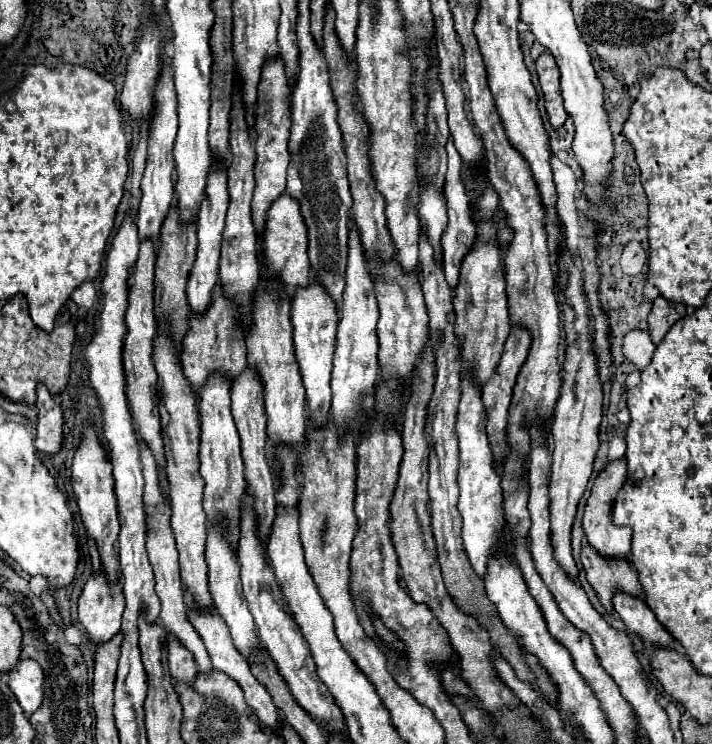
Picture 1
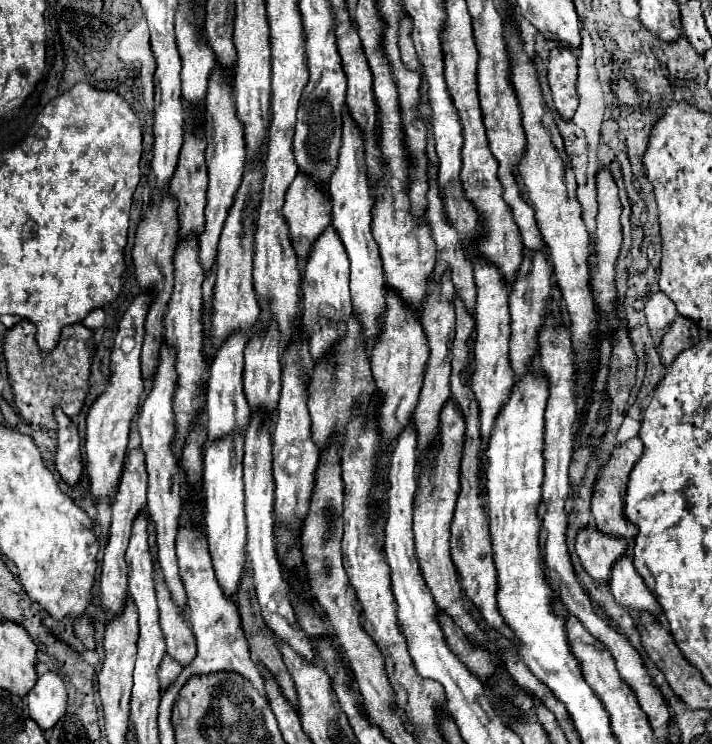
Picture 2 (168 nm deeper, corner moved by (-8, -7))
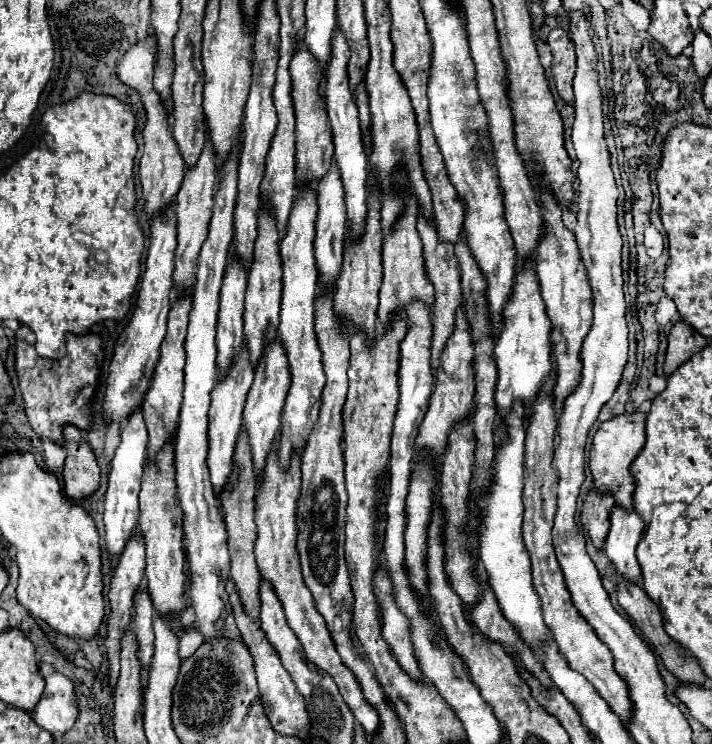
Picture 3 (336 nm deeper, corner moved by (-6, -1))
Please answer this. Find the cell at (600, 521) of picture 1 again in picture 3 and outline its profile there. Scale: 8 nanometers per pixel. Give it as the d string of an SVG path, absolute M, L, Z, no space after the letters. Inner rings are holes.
M634 412L634 414L622 414L608 422L604 422L592 442L590 450L590 472L594 478L594 486L600 494L612 494L616 504L628 512L632 512L632 488L634 480L630 474L632 460L640 454L644 442L646 442L646 414Z

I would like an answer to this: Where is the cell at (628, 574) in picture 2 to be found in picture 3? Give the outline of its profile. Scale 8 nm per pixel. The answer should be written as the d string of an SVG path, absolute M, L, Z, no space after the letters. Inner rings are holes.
M614 506L612 510L612 528L608 532L608 540L604 544L604 554L612 560L616 572L622 574L624 580L638 584L642 580L640 564L634 556L636 544L642 538L644 522L636 512L628 514L624 508Z

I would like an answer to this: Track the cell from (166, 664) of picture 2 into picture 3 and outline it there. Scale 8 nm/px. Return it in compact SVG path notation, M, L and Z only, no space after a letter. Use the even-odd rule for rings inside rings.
M188 628L188 630L184 632L184 636L180 638L180 650L178 650L180 660L184 660L184 658L192 656L192 654L198 650L198 646L200 646L202 642L204 642L204 640L200 640L200 634L198 634L196 630Z

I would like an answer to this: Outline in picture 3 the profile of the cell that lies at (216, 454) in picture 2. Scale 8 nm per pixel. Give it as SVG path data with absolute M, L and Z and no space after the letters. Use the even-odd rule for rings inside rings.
M244 348L240 360L236 362L236 368L232 368L232 372L228 372L228 376L220 380L212 390L212 408L210 408L210 426L208 426L208 470L216 498L220 498L222 490L226 488L224 484L228 484L234 470L234 450L236 450L238 434L242 430L244 404L246 404L246 394L252 386L252 378L254 372L252 368L248 368L248 352Z

